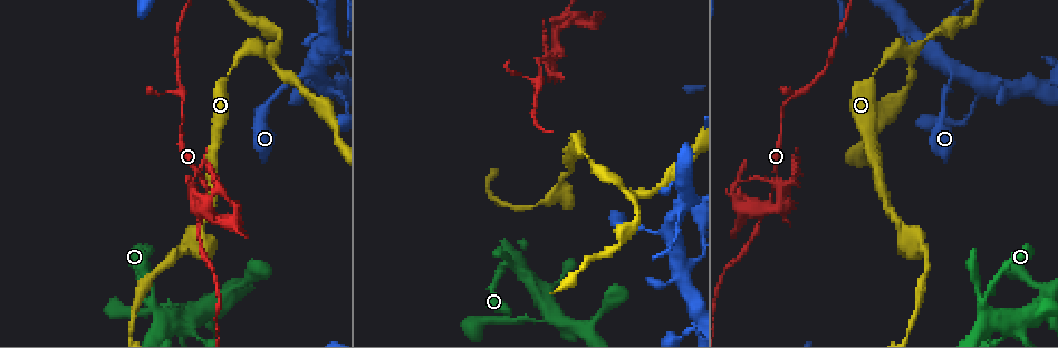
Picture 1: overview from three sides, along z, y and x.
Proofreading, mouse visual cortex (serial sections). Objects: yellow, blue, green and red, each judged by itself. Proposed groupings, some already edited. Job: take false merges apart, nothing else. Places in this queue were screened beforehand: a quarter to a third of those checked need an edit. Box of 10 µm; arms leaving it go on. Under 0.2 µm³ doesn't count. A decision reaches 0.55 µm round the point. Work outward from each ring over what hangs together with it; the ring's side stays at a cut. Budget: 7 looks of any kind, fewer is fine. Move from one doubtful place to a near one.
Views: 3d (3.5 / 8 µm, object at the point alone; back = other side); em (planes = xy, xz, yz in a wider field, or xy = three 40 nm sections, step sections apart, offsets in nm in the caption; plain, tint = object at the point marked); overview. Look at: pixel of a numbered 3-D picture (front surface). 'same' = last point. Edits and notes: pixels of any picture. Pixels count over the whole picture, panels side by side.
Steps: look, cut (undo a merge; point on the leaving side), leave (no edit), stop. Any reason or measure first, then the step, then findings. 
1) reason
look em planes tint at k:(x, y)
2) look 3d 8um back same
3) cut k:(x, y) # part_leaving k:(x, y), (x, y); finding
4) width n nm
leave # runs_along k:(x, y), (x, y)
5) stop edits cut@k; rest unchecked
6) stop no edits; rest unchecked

arms part here
look 3d 3.5um at 1:(678, 266)

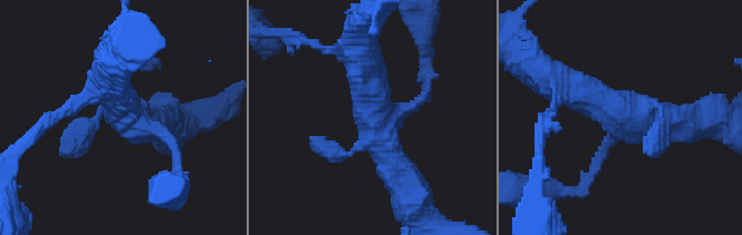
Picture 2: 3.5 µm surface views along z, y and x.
look em xy step 5 tint at 2:(374, 118)

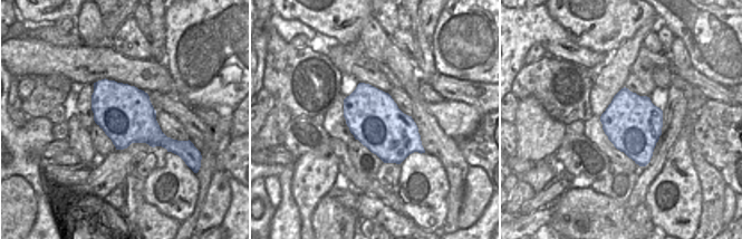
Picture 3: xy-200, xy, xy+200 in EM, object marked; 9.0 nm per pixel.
leave # continuous, no second cell

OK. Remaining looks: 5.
thick turns thin
look 3d 8um at 1:(534, 206)

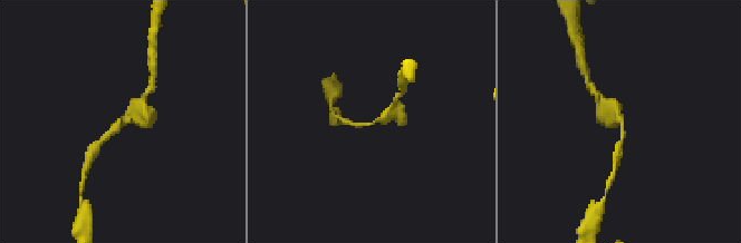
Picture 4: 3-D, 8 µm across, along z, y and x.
zoom in
look 3d 3.5um same

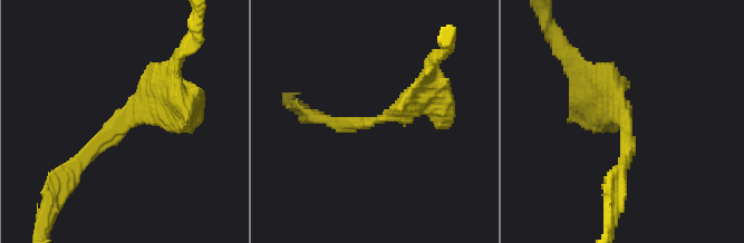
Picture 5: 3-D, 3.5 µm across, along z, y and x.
now the EM
look em xy step 3 tint at 5:(623, 117)

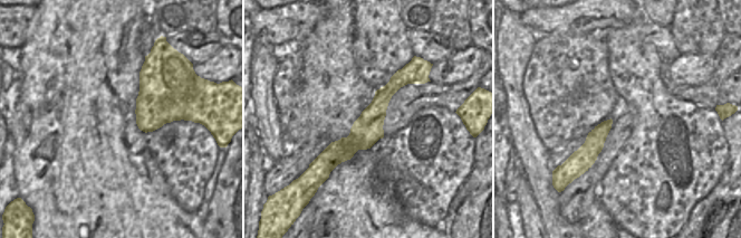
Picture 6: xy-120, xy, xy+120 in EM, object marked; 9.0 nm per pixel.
arm_widths 200, 350 nm
leave # runs_along 5:(172, 83), (151, 89), (68, 172); continuous, no second cell

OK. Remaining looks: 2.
four or more arms meet
look 3d 3.5um at 1:(162, 314)

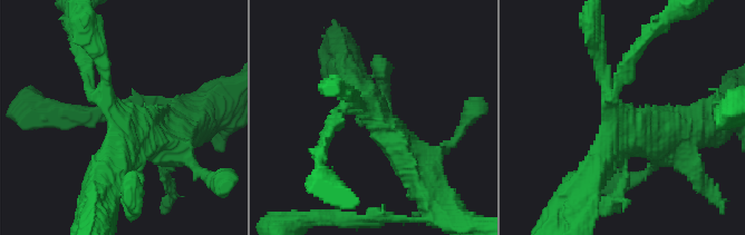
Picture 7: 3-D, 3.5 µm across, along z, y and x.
arms 4; arm_widths 150, 150, 350, 400 nm
look em xy step 3 tint at 7:(123, 118)

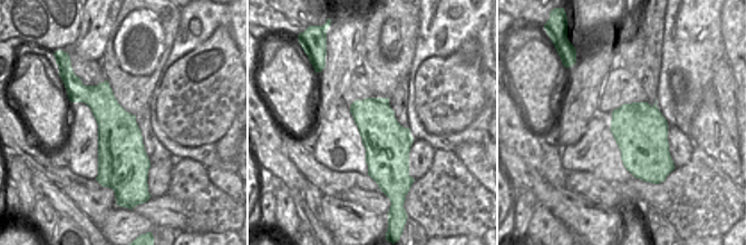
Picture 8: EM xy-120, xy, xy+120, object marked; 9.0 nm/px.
leave # runs_along 7:(86, 67), (96, 98), (172, 143); one cell here

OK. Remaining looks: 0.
stop no edits; rest unchecked

